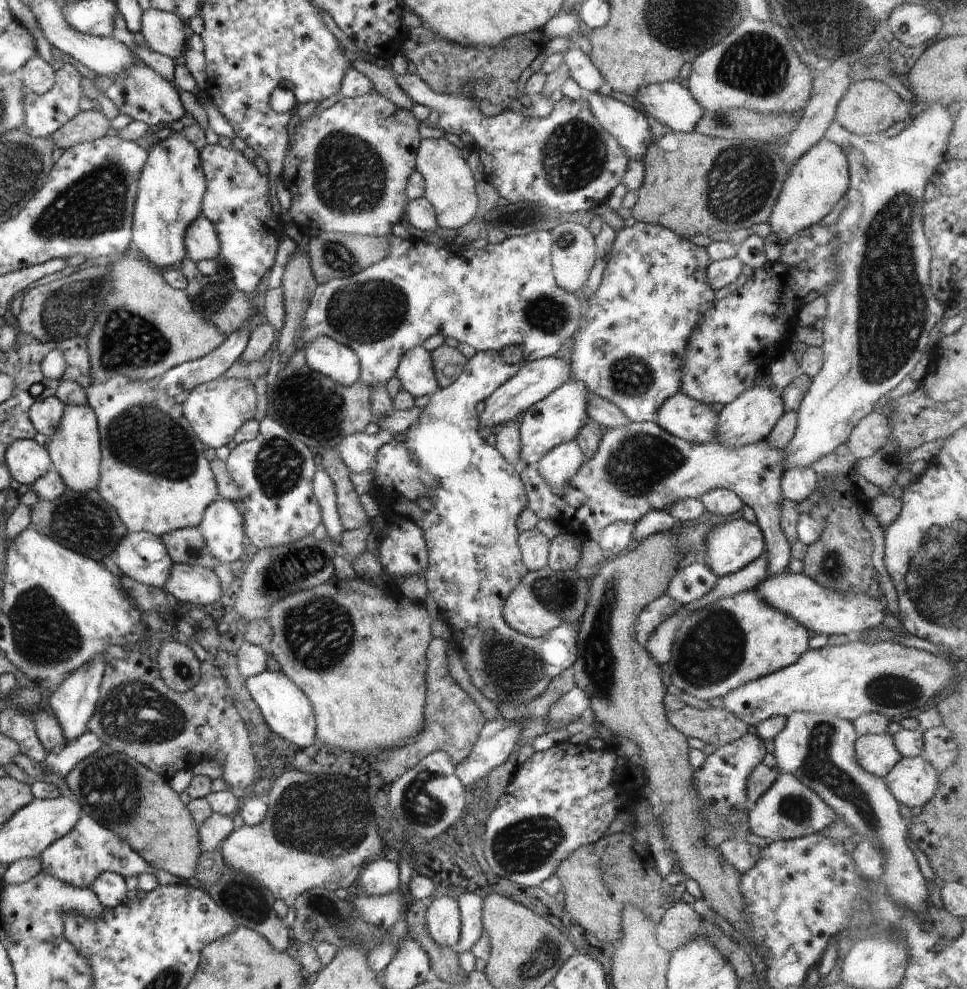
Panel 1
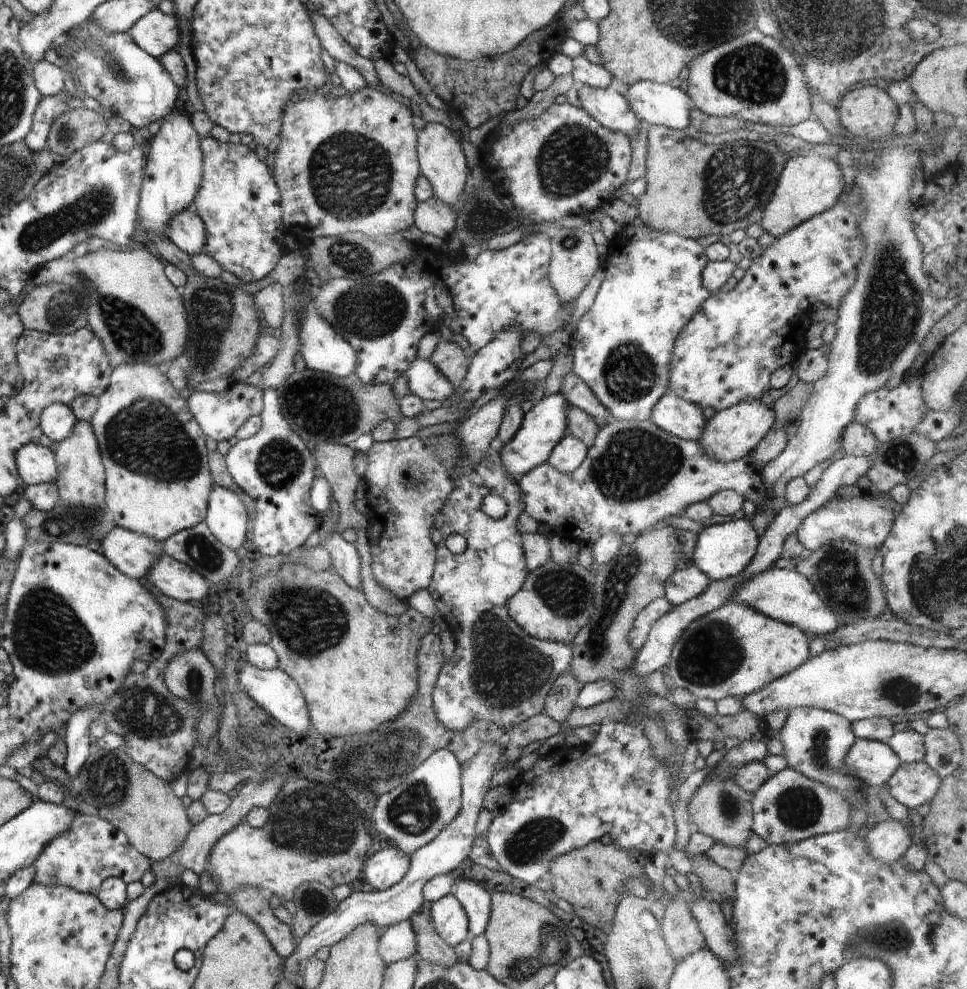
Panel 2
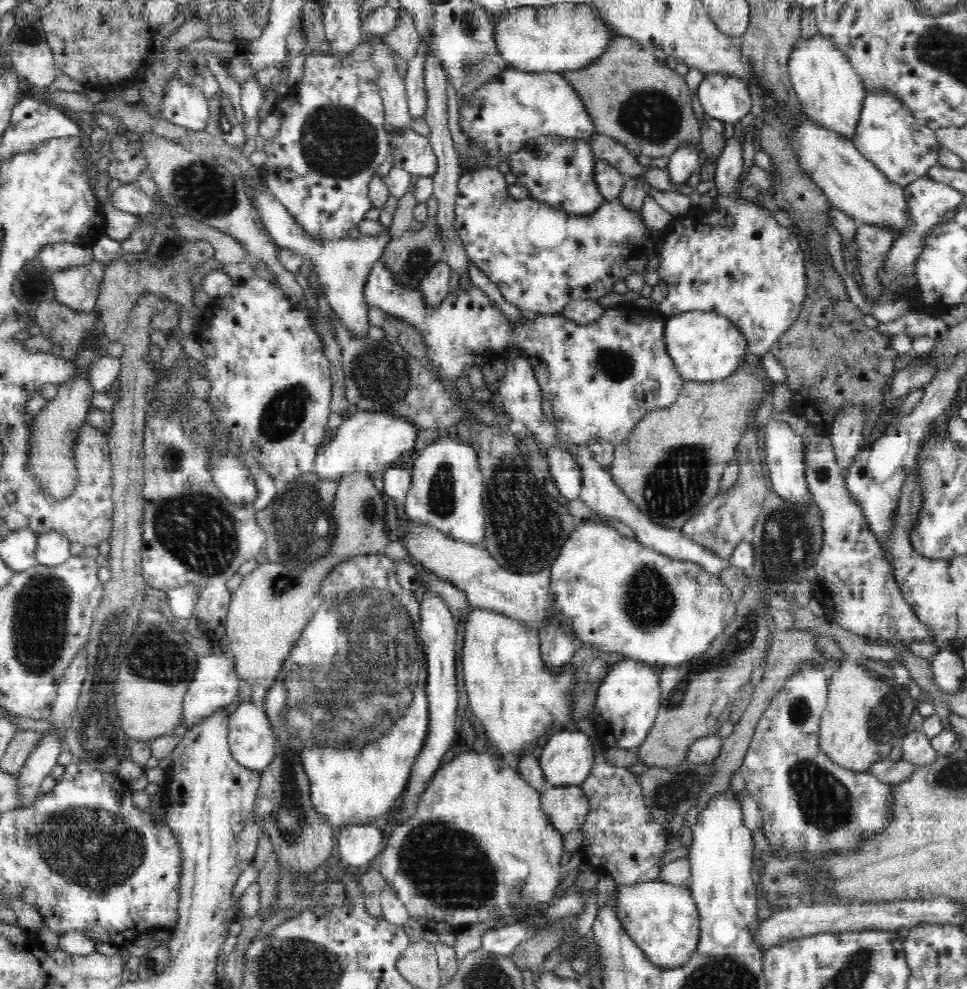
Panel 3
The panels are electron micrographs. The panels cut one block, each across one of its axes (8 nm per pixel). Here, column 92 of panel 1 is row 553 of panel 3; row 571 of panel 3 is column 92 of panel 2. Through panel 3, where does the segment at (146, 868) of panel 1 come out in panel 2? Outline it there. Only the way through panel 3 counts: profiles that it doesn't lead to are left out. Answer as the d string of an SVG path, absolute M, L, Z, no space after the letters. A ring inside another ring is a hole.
M77 812L72 826L45 847L33 867L36 884L62 885L95 894L105 878L118 877L126 883L140 880L145 872L152 872L152 861L129 843L121 829L99 816Z

